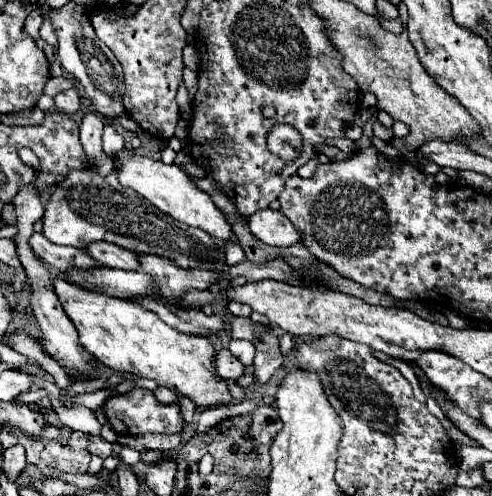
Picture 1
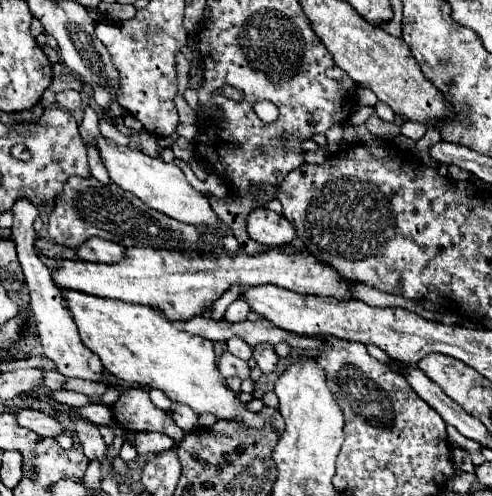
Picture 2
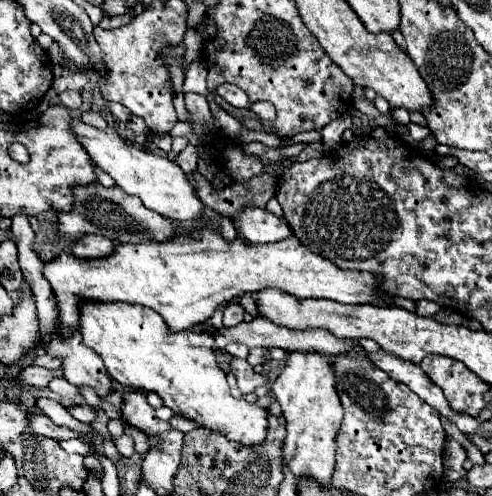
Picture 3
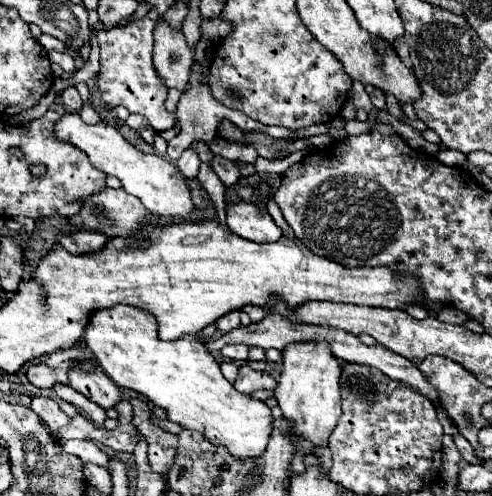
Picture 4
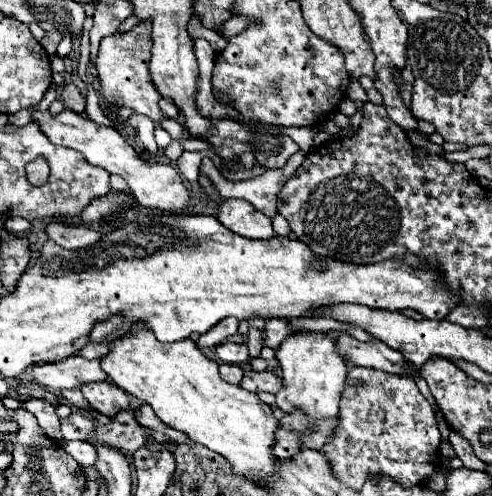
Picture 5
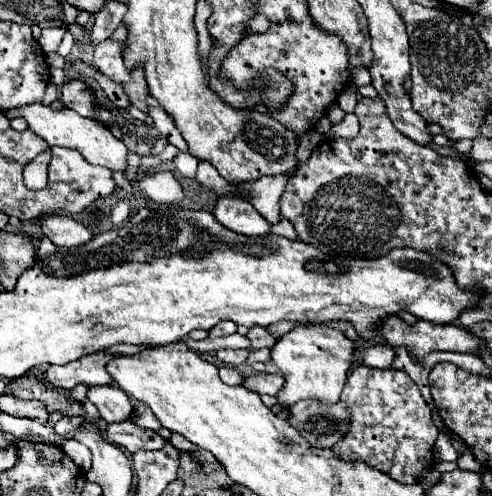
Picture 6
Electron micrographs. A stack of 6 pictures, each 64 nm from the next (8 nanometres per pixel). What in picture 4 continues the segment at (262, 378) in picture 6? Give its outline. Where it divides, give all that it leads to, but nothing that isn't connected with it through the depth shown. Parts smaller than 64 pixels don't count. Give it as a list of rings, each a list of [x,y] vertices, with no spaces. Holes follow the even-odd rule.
[[[248,364],[240,366],[238,380],[234,382],[234,388],[244,394],[252,394],[254,390],[274,390],[276,386],[278,382],[268,372],[256,372]]]

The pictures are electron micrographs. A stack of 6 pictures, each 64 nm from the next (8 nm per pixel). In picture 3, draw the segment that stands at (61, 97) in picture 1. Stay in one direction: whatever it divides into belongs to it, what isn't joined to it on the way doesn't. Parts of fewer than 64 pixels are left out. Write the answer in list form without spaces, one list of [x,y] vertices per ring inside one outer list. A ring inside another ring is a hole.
[[[64,90],[58,94],[58,98],[60,98],[60,104],[66,106],[68,110],[76,110],[82,106],[82,96],[76,90]]]

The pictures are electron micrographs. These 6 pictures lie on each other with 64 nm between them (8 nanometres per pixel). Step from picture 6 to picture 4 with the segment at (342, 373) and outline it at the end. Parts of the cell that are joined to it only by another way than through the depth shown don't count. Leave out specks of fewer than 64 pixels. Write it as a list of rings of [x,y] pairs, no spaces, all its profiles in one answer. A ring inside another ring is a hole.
[[[298,342],[282,350],[282,376],[274,396],[284,412],[284,418],[294,422],[294,430],[314,442],[314,454],[322,464],[322,472],[330,470],[328,436],[340,418],[340,374],[342,364],[332,354],[328,342]]]

